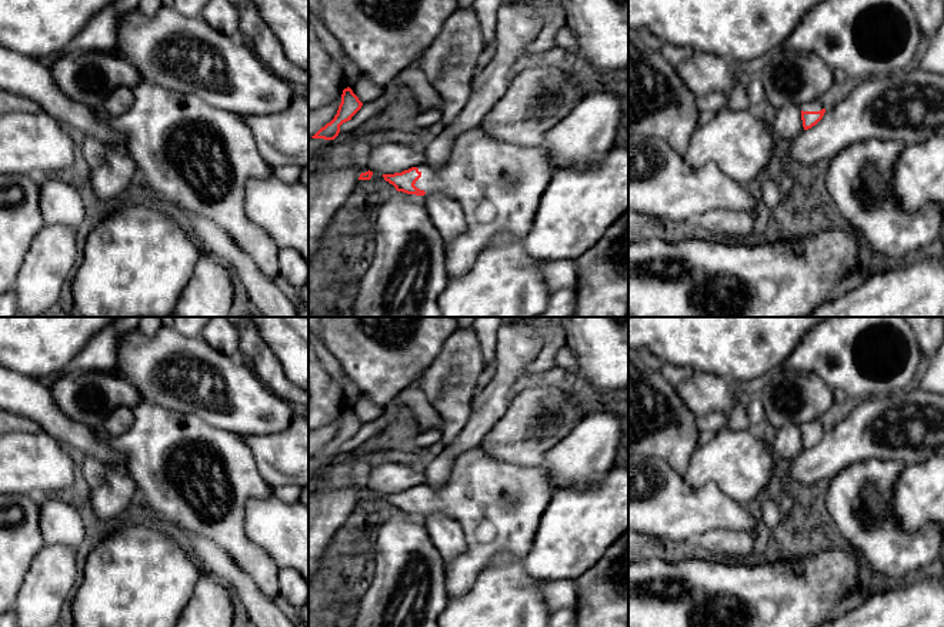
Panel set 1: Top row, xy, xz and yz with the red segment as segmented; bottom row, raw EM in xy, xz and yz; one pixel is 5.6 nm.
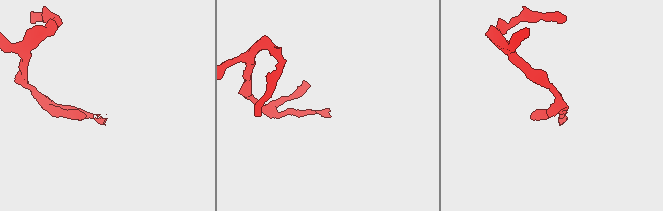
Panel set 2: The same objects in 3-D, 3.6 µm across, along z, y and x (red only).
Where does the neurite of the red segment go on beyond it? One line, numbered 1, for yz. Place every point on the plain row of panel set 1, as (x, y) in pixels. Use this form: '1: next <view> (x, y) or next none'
1: next yz (817, 424)

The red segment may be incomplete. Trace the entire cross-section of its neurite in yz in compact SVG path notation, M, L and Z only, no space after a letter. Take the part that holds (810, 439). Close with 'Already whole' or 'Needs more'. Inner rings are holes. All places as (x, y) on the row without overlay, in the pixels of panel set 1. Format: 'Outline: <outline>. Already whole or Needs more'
Outline: M823 420L804 423L803 426L800 426L800 428L804 450L815 446L825 433L825 428L823 427Z. Needs more

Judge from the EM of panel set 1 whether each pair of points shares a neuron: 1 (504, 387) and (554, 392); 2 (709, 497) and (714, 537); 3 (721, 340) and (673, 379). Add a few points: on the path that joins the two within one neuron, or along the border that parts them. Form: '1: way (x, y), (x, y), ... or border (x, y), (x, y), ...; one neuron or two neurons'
1: border (513, 392), (506, 412), (497, 422); two neurons
2: border (746, 530), (706, 530), (693, 540); two neurons
3: border (666, 363), (681, 369); two neurons

